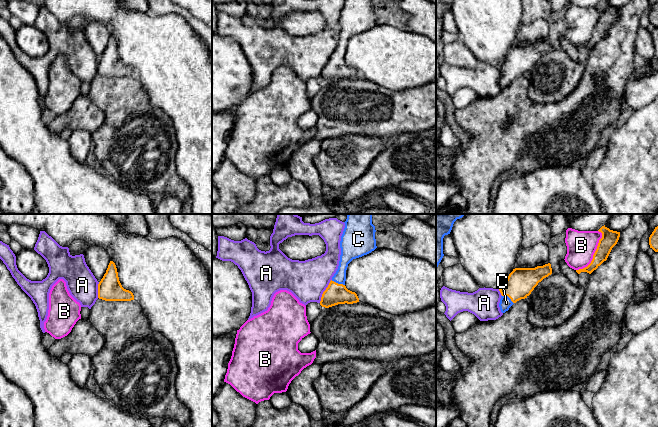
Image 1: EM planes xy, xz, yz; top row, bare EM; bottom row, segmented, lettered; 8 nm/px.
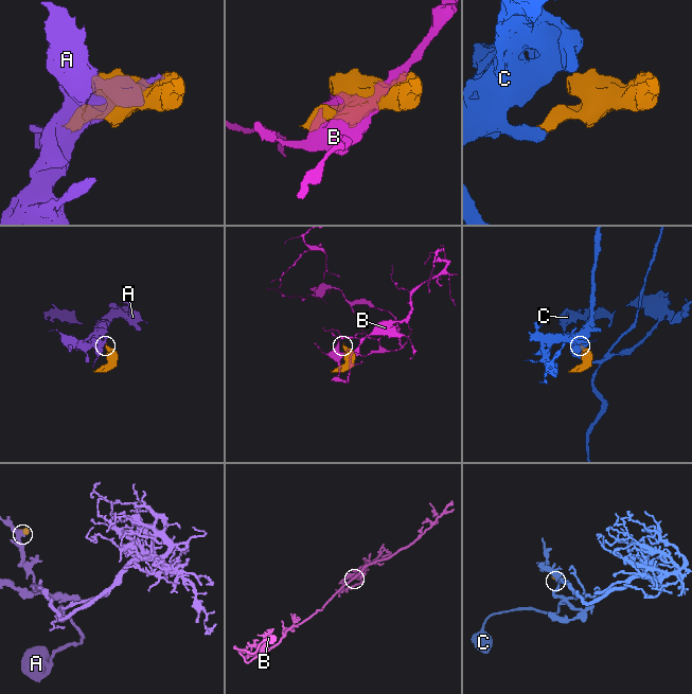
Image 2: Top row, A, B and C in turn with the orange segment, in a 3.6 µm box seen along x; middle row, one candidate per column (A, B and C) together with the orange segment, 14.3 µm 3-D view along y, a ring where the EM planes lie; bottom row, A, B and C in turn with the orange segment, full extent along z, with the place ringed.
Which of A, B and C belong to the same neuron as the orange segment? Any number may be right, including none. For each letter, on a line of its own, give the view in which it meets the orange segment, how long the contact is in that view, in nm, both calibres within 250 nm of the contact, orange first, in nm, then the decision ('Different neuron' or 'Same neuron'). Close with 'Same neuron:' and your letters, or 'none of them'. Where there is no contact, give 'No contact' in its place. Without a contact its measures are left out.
A: Touches orange in xz. Shared border 220 nm. Thickness 170 nm (orange) against 320 nm. Different neuron
B: Touches orange in yz. Shared border 380 nm. Thickness 130 nm (orange) against 240 nm. Different neuron
C: Touches orange in xz. Shared border 120 nm. Thickness 170 nm (orange) against 110 nm. Same neuron
Same neuron: C

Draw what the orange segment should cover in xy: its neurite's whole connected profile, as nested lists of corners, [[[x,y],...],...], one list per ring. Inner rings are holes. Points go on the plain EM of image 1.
[[[110,37],[106,49],[98,60],[98,74],[105,77],[134,76],[133,69],[122,63],[113,37]]]

